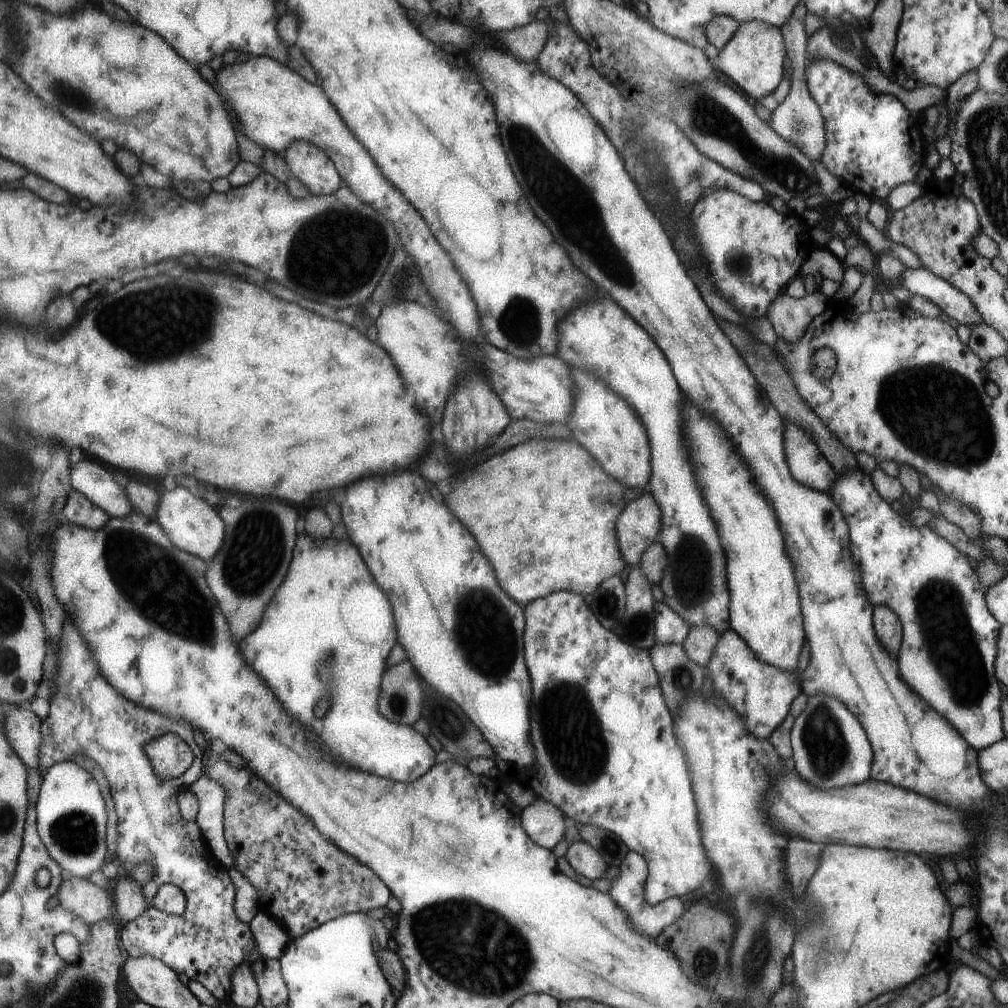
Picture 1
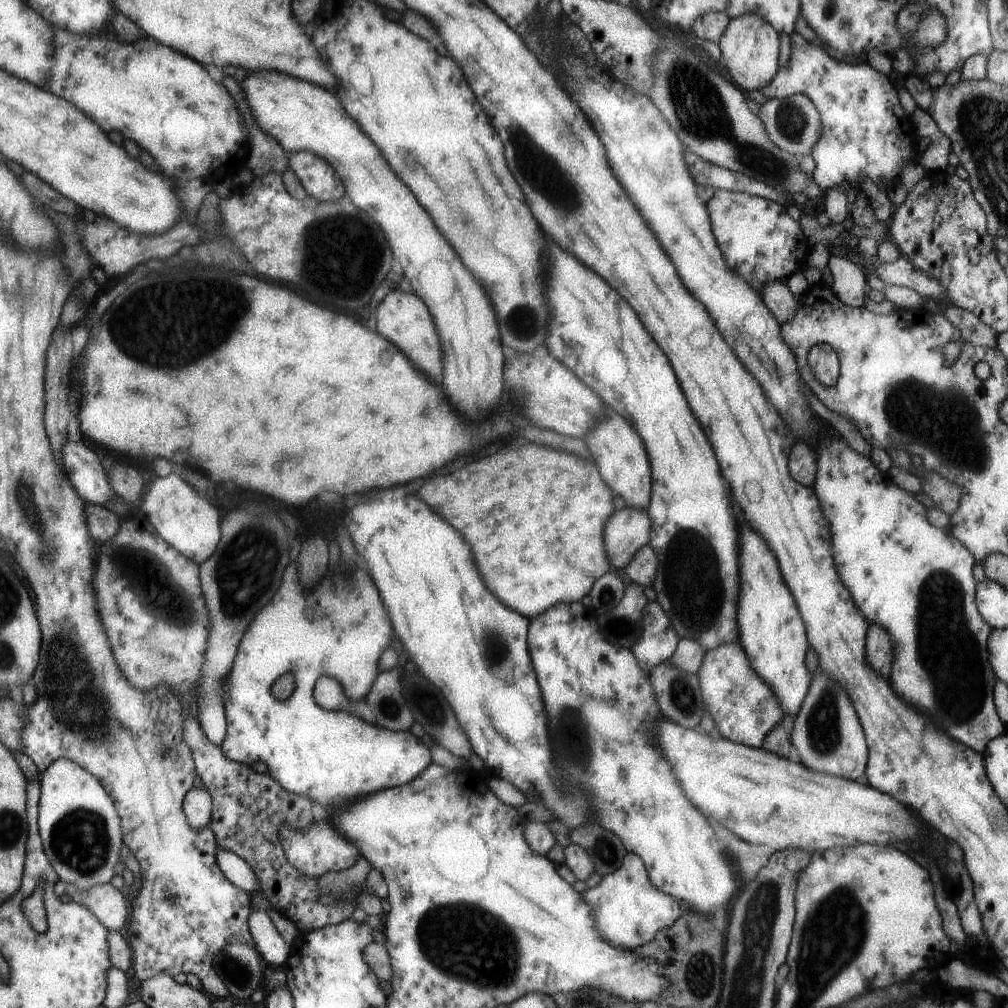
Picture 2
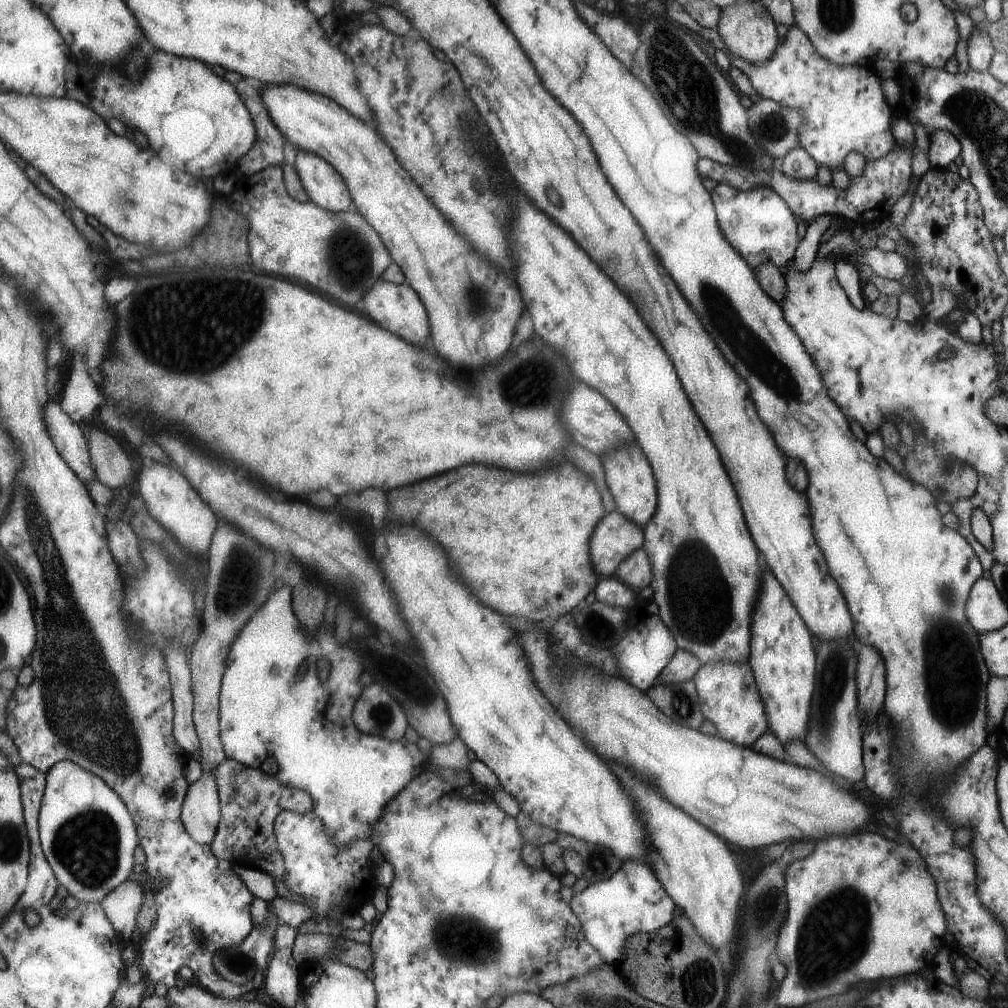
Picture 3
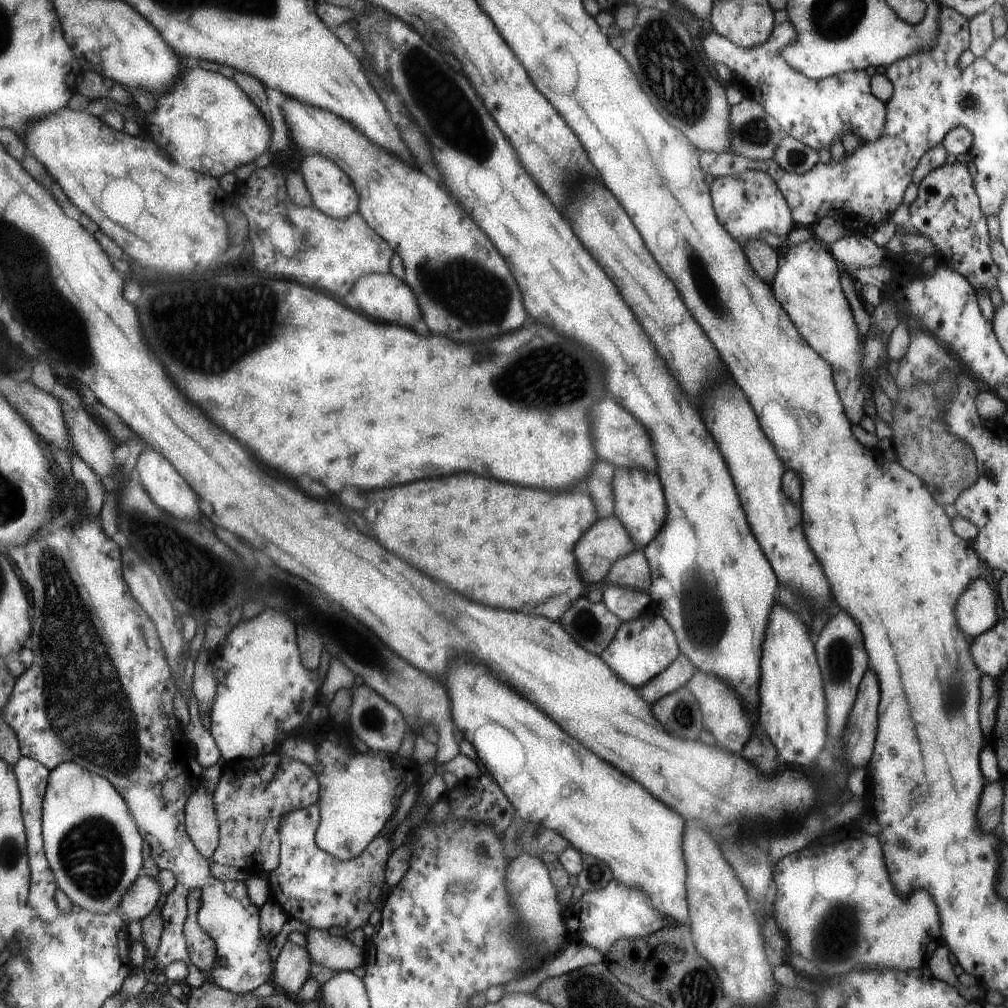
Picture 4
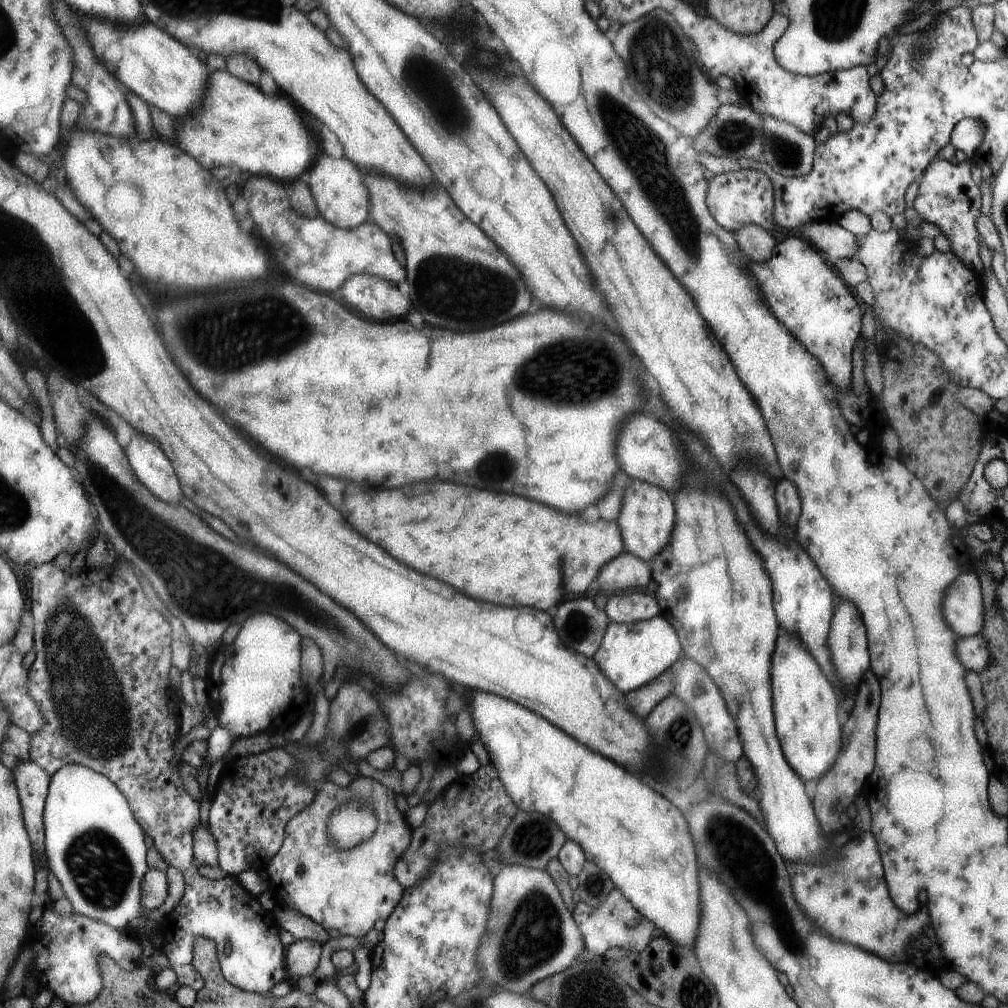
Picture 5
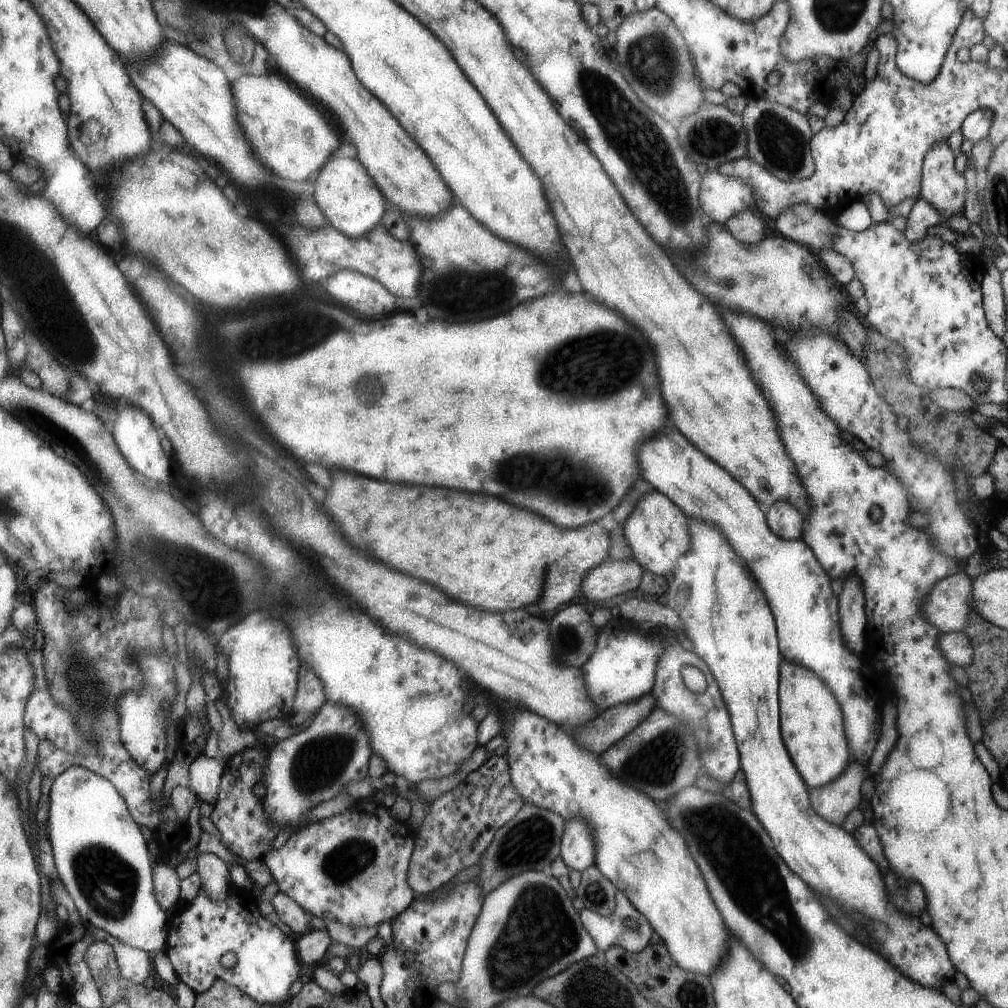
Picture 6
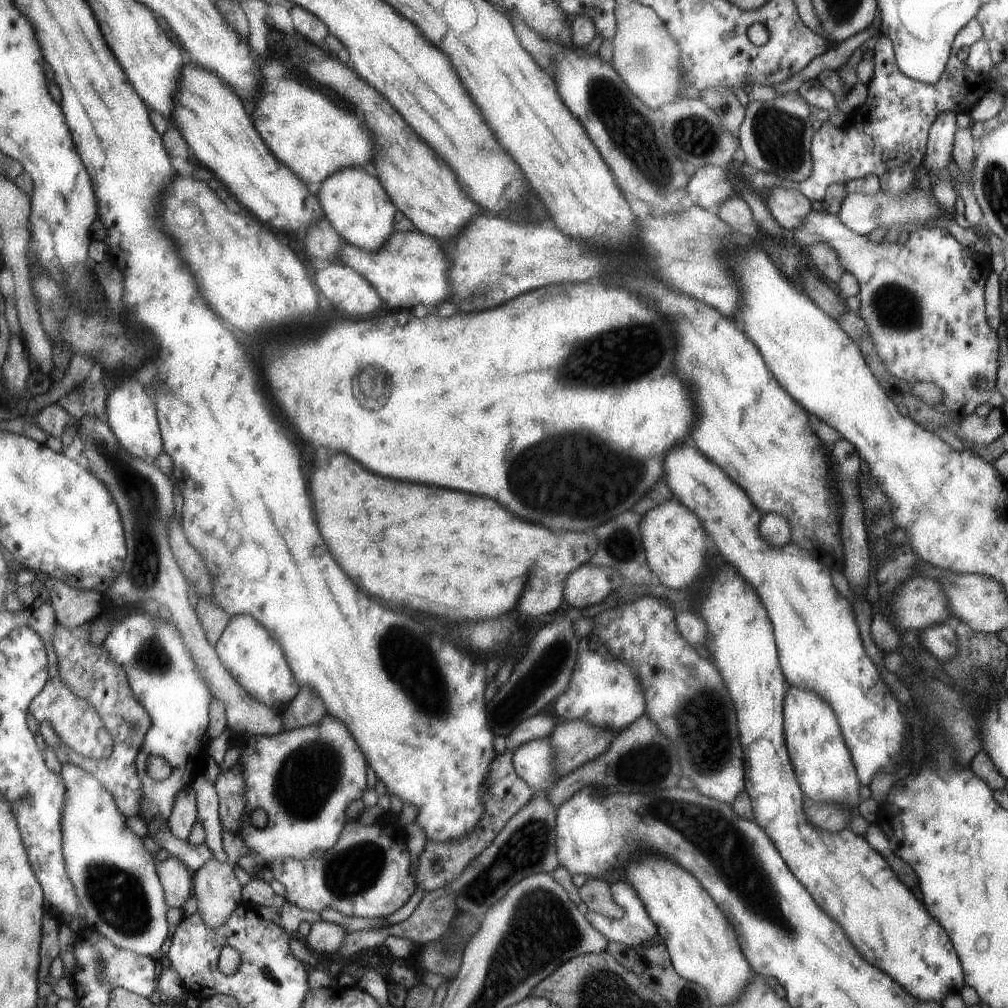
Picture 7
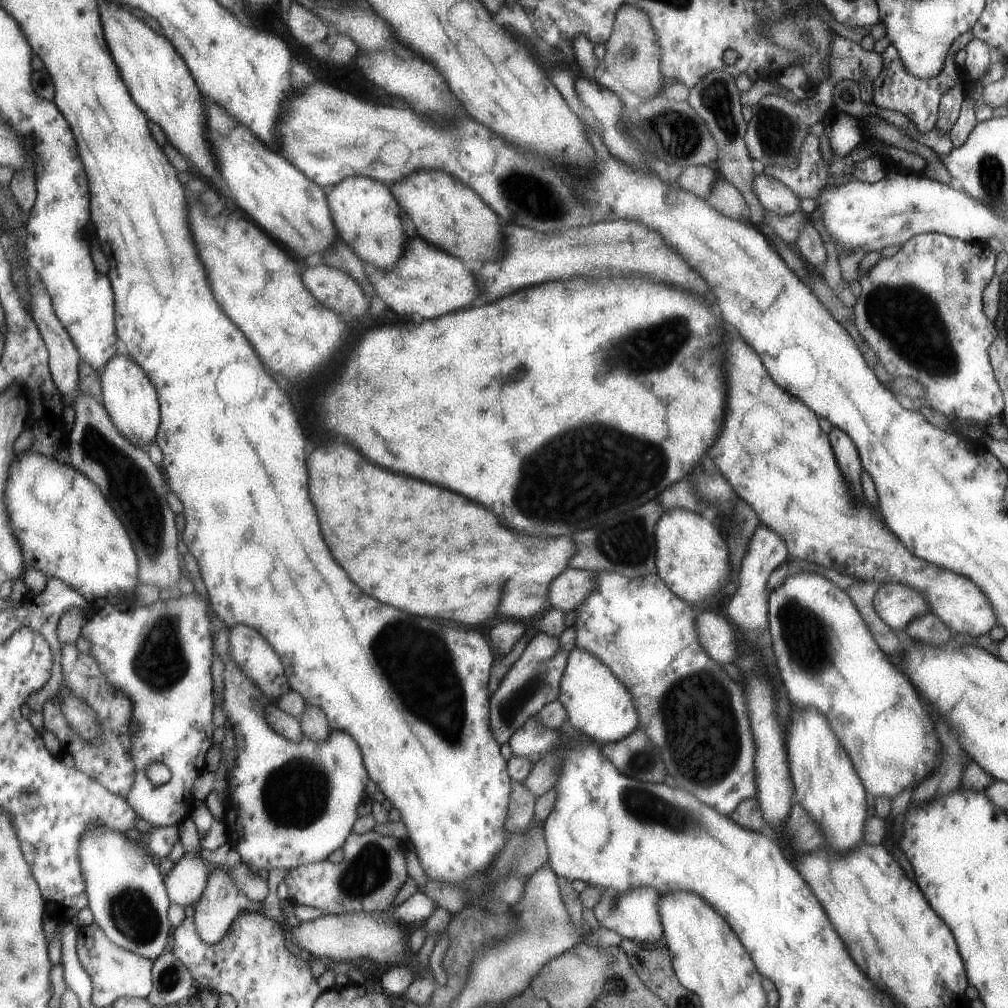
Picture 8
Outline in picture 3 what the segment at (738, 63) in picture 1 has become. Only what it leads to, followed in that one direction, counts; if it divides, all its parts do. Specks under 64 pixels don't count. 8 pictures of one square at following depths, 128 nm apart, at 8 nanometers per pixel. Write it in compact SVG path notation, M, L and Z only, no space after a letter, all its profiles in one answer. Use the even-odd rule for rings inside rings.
M736 2L735 5L721 9L717 28L726 52L736 54L752 64L770 62L778 49L777 22L774 19L762 2Z

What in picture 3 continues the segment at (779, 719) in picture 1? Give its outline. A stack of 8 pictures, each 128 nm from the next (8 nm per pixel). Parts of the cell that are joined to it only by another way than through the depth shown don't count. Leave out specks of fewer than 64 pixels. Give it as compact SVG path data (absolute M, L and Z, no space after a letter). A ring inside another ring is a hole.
M708 662L692 678L696 684L704 718L710 720L718 737L740 746L751 747L770 728L767 708L759 694L754 671L746 662Z

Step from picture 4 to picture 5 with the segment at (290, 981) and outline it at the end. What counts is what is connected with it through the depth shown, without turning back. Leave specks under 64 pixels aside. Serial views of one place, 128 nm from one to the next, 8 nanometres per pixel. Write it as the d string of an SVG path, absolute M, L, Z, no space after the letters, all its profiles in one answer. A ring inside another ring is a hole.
M298 939L288 945L287 963L291 983L310 976L320 962L322 946L319 942Z

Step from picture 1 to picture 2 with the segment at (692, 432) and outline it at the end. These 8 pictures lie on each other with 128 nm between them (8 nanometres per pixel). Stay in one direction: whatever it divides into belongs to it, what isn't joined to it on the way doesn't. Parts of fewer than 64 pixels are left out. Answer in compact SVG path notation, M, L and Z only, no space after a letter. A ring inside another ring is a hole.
M744 526L744 590L740 594L739 640L751 666L759 672L764 682L772 686L772 690L780 696L784 715L796 716L807 698L808 688L811 688L812 674L806 666L808 638L806 626L798 614L796 602L782 580L778 564L772 552L766 548L760 536L756 536L750 526Z

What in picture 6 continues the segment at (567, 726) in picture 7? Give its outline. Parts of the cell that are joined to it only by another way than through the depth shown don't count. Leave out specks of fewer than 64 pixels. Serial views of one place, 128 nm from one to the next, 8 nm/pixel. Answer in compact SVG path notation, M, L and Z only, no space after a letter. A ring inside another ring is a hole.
M652 692L642 696L636 702L626 702L612 706L592 726L584 726L584 730L576 730L576 738L580 738L580 746L588 746L592 754L602 754L622 736L626 736L636 728L655 708L656 698Z

